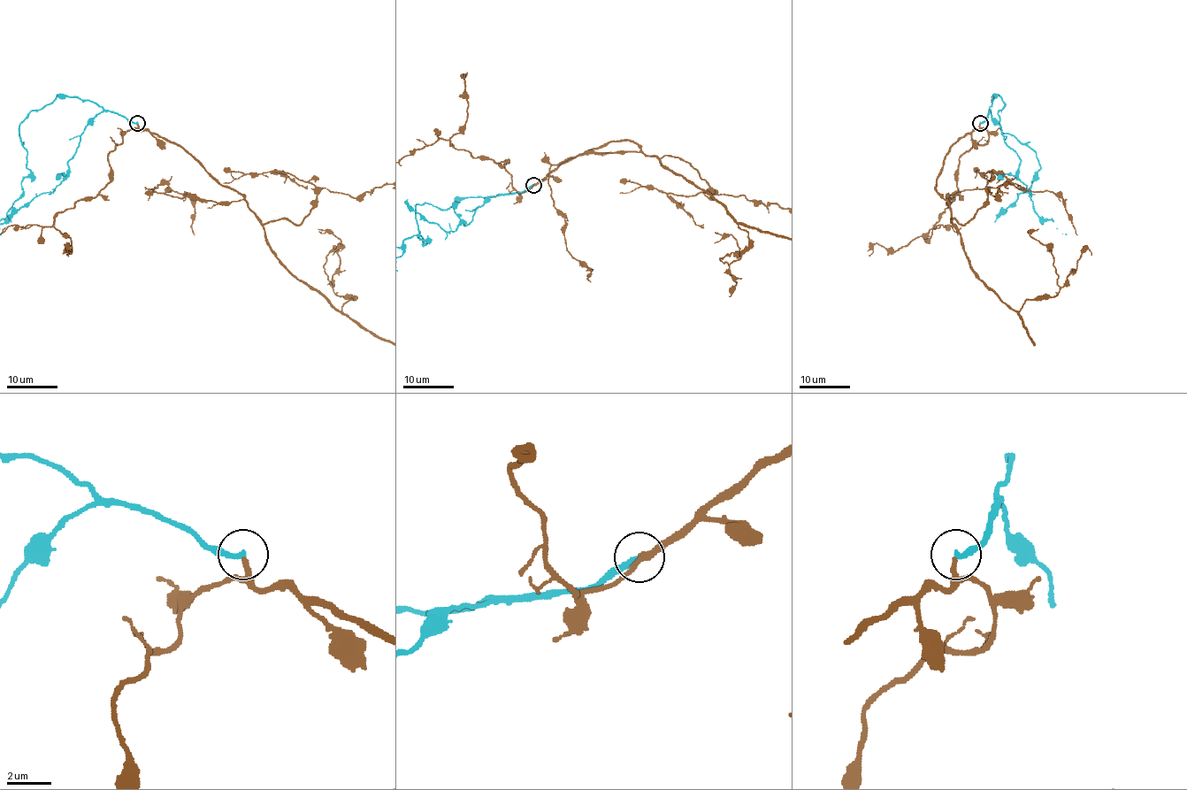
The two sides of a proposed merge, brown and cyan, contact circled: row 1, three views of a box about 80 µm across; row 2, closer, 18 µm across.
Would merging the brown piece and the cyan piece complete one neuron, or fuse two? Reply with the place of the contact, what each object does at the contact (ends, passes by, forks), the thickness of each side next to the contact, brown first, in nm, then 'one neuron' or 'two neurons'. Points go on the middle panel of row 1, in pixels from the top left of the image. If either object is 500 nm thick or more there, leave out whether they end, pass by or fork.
at (533, 185); brown passes by; cyan ends there; 160 nm thick on the brown side, 280 nm on the other; one neuron

